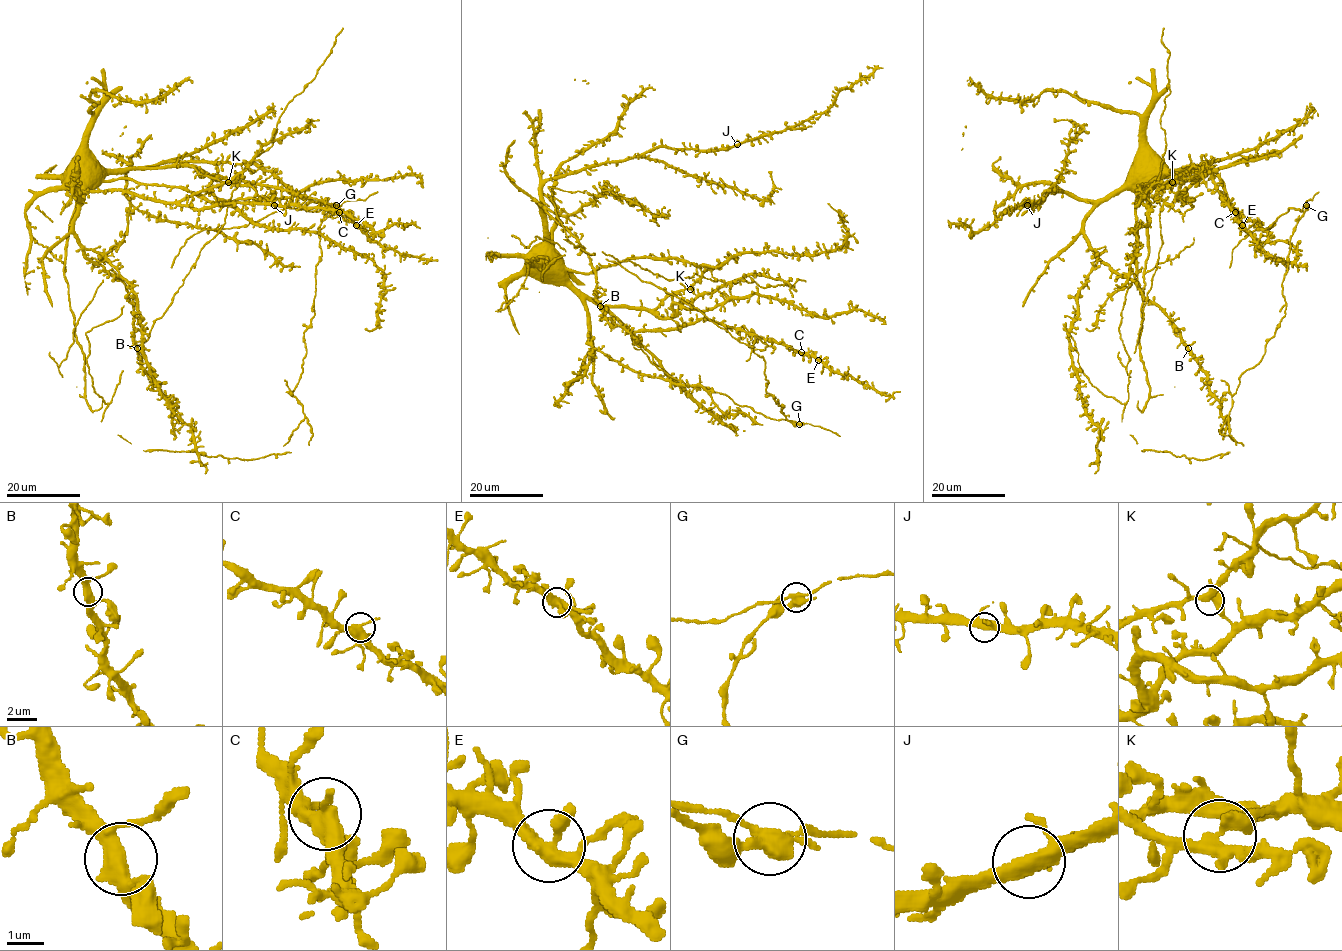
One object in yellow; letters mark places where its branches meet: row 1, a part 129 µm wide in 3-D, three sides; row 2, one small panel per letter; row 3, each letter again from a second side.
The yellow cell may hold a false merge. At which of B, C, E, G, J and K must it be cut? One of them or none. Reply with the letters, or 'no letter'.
G

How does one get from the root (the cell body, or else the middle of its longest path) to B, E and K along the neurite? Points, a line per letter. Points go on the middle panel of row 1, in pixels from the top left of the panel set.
B: (661, 378), (633, 372), (588, 342), (585, 297), (549, 242), (547, 221), (536, 201), (589, 257), (600, 306)
E: (661, 378), (633, 372), (588, 342), (586, 299), (604, 305), (633, 330), (678, 330), (713, 319), (818, 360)
K: (661, 378), (633, 372), (588, 342), (585, 300), (654, 309), (670, 295), (690, 289)

